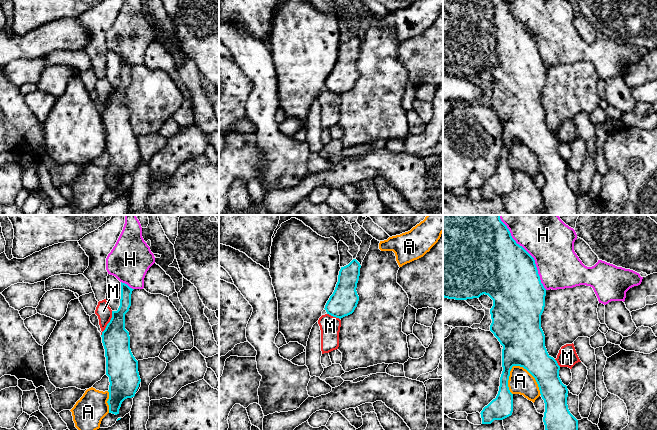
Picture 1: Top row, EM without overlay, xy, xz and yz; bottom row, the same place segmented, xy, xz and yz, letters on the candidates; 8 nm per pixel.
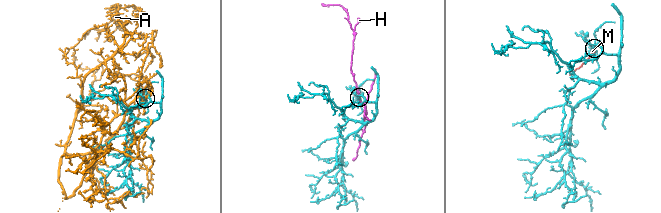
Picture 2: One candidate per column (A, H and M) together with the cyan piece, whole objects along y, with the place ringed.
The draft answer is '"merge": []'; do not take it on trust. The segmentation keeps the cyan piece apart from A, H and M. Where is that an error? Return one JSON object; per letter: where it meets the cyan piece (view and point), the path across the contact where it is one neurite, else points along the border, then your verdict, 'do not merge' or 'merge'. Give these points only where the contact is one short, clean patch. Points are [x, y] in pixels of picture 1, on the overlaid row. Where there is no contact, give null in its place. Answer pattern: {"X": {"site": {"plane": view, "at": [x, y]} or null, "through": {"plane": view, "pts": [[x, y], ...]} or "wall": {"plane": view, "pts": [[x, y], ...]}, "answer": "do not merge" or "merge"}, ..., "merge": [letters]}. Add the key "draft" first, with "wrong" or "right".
{"draft": "right", "A": {"site": {"plane": "yz", "at": [531, 374]}, "answer": "do not merge"}, "H": {"site": {"plane": "yz", "at": [527, 252]}, "answer": "do not merge"}, "M": {"site": {"plane": "xy", "at": [108, 323]}, "answer": "do not merge"}, "merge": []}

